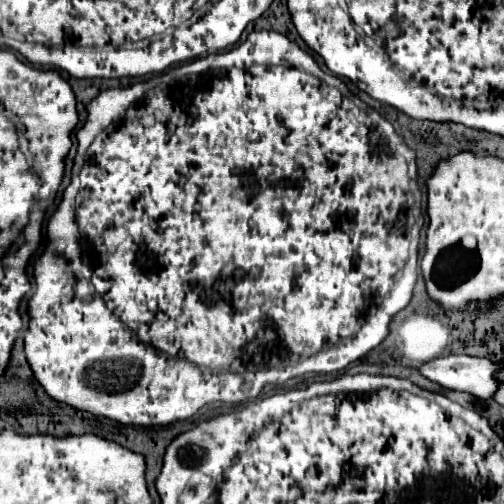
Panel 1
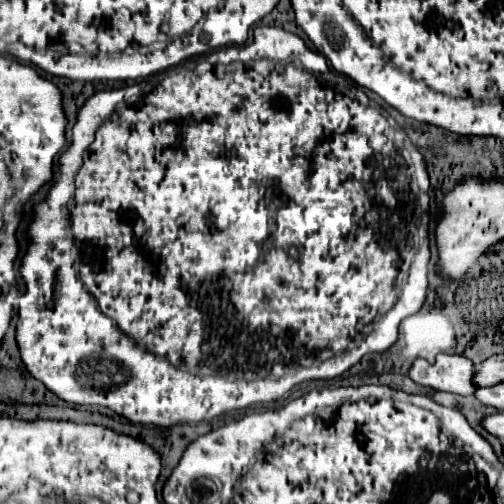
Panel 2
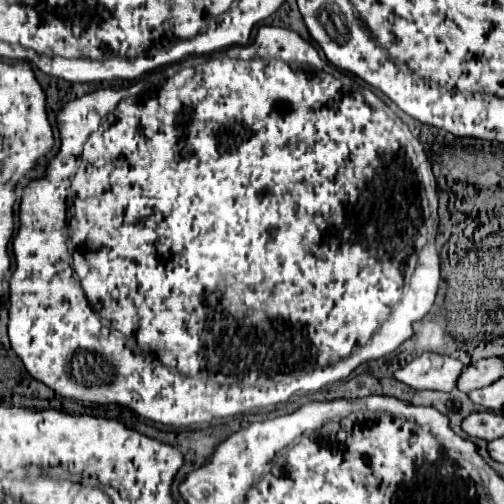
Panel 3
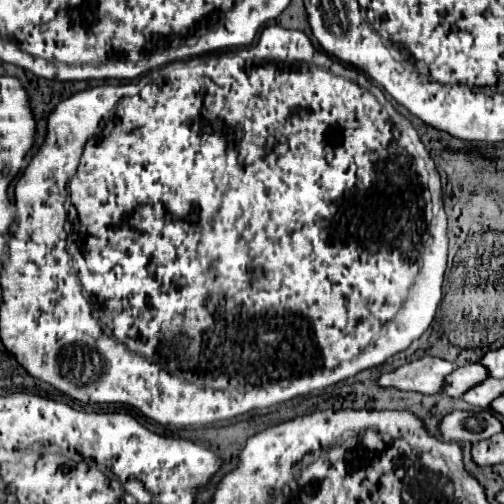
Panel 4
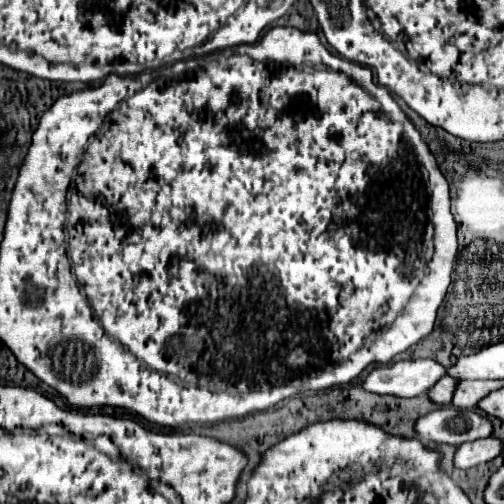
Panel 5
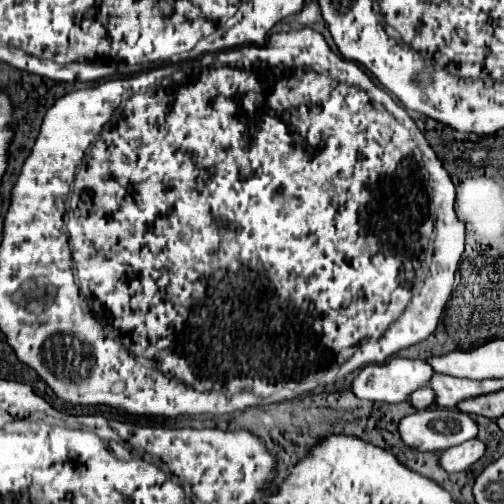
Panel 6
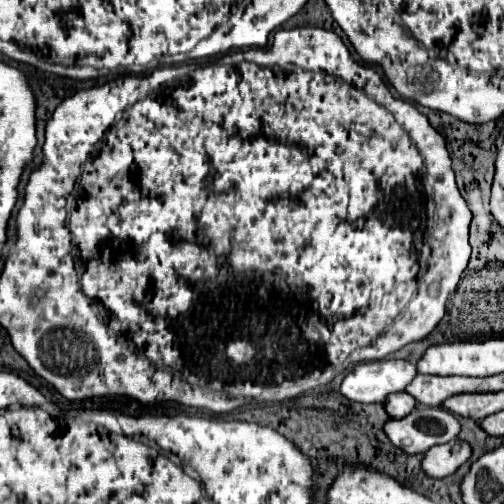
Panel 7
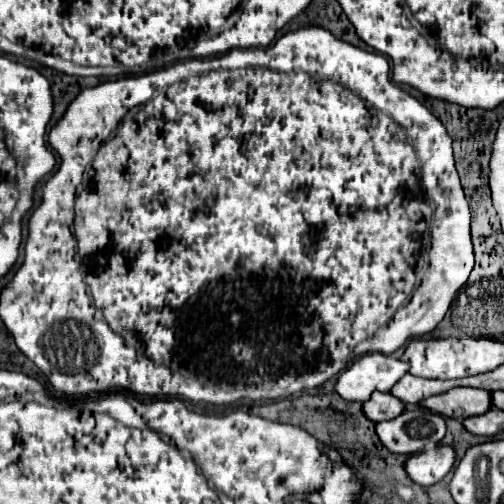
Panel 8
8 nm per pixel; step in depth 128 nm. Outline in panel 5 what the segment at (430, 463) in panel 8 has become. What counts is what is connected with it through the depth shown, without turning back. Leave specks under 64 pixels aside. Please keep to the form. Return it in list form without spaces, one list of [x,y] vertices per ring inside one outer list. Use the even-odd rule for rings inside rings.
[[[492,436],[474,440],[474,442],[464,442],[458,446],[454,454],[454,466],[462,470],[474,468],[478,464],[494,460],[500,454],[500,450],[502,450],[502,442]]]

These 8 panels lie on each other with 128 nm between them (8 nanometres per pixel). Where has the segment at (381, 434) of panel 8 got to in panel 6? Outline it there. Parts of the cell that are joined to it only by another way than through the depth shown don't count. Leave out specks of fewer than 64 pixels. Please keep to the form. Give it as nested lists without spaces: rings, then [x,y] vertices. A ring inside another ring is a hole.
[[[418,410],[398,424],[400,438],[414,450],[444,450],[478,434],[476,422],[460,410]]]

